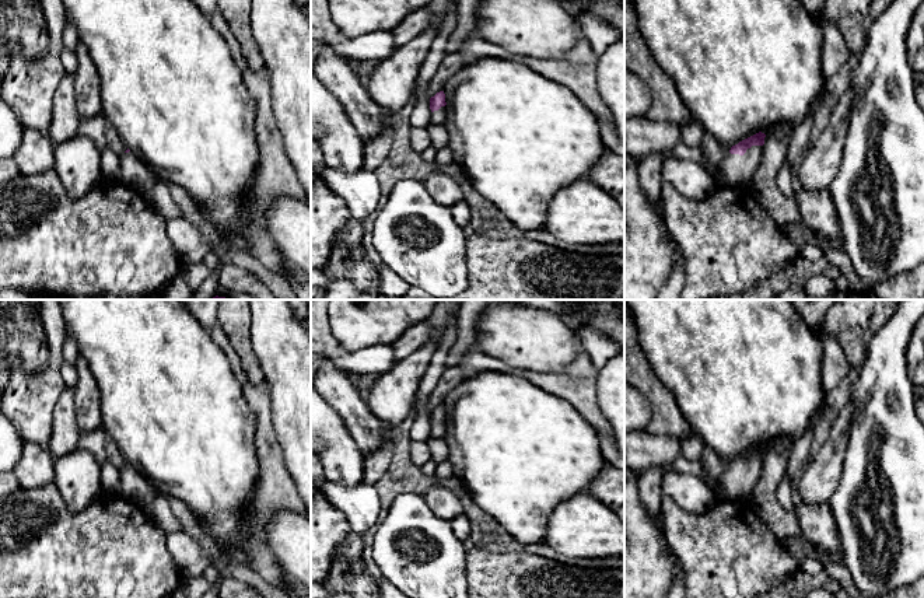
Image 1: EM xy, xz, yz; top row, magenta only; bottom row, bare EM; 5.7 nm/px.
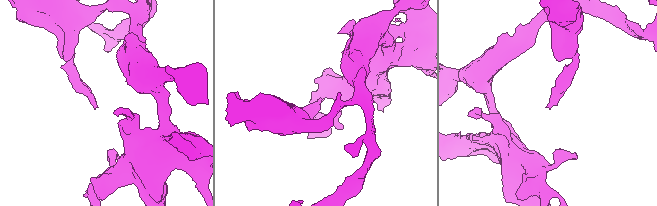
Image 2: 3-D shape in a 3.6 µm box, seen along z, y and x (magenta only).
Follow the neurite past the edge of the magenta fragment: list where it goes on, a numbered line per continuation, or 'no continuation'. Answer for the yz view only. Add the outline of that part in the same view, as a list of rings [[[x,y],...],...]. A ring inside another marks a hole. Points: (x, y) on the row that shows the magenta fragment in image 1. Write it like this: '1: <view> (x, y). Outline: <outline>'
1: yz (734, 171). Outline: [[[752,146],[743,155],[727,153],[713,174],[715,188],[749,188],[762,155],[763,146]]]

